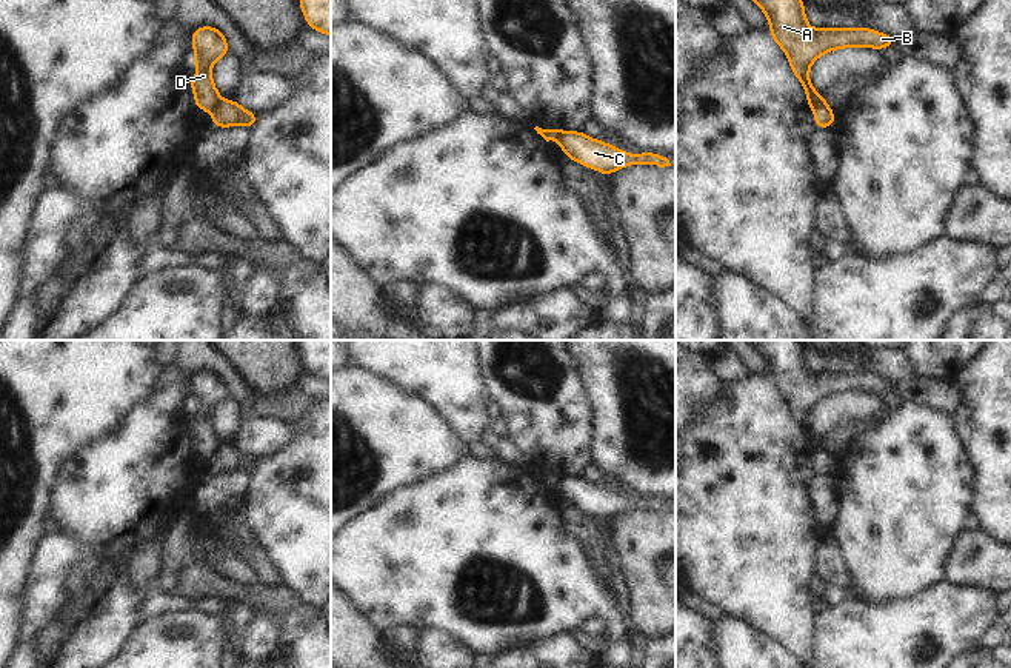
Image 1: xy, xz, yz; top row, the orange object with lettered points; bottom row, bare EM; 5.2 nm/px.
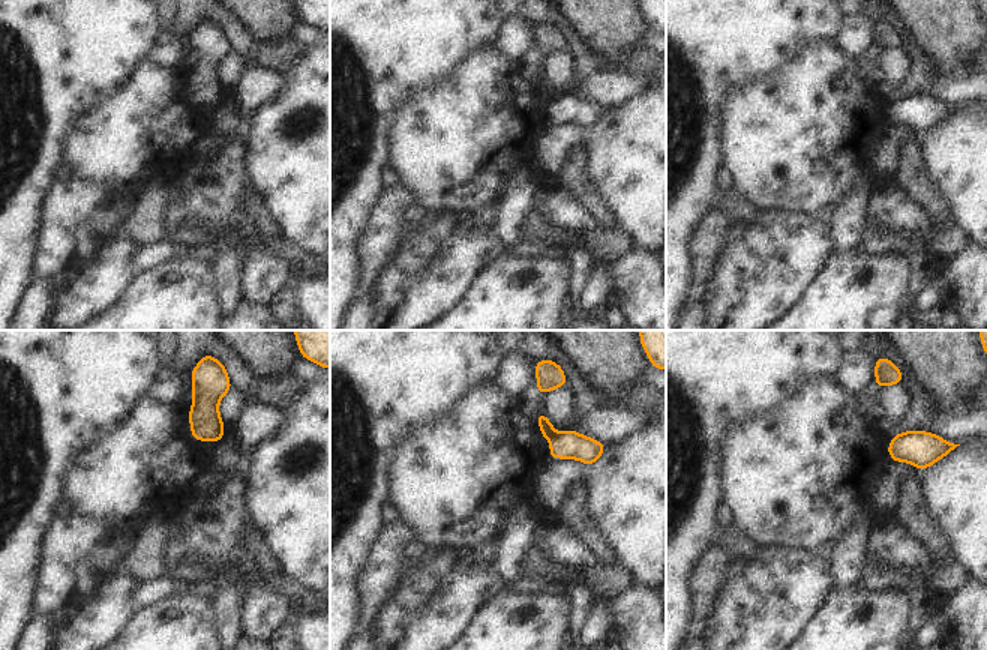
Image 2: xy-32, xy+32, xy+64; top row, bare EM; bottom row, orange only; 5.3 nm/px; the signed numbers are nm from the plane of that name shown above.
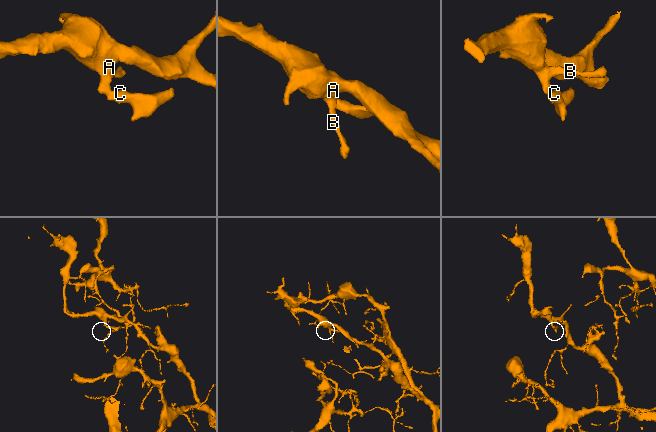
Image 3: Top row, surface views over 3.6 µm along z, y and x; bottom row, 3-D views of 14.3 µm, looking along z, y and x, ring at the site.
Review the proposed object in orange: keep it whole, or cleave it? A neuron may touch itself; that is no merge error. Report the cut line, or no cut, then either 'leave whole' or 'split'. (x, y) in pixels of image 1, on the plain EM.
xy (223, 445), (210, 457) | split

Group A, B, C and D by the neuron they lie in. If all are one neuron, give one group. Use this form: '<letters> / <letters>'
A B D / C

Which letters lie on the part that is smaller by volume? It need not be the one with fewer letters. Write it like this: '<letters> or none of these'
C

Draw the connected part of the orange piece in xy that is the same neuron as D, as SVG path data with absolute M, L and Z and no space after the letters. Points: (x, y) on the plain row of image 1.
M208 369L197 372L189 379L189 383L194 394L192 408L197 412L195 420L189 425L194 451L211 459L223 446L214 429L212 411L229 399L229 389L226 380L219 372Z

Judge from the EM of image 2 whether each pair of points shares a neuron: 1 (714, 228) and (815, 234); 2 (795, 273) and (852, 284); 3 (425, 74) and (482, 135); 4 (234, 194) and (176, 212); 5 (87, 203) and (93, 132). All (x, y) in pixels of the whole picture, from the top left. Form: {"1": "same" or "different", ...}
{"1": "different", "2": "different", "3": "different", "4": "same", "5": "different"}

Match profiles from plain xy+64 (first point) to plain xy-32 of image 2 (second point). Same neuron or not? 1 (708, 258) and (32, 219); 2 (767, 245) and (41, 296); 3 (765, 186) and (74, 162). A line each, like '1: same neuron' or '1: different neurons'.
1: different neurons
2: different neurons
3: same neuron

